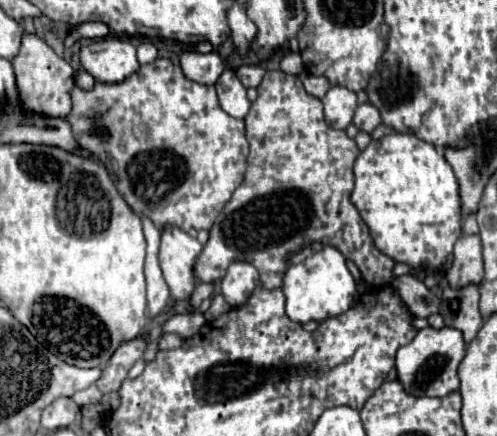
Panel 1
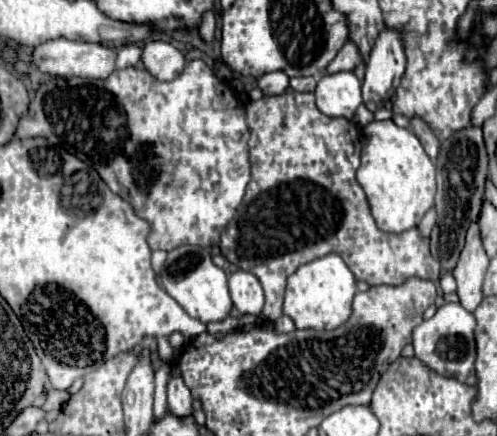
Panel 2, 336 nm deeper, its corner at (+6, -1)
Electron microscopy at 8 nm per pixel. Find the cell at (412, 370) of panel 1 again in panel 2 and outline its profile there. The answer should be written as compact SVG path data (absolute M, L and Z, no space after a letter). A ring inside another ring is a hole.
M448 302L438 308L438 312L430 318L424 320L420 326L414 328L414 350L416 358L422 360L426 366L430 366L434 372L442 376L454 376L456 380L464 384L476 384L476 342L474 342L474 314L464 310L460 304Z

